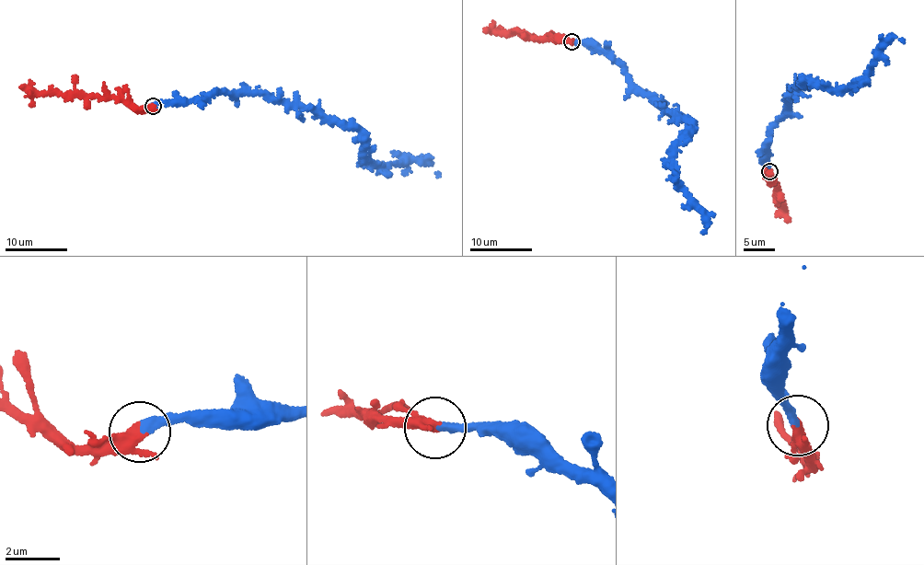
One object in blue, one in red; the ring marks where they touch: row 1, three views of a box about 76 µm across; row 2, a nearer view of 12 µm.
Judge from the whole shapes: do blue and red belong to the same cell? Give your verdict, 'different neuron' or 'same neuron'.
same neuron

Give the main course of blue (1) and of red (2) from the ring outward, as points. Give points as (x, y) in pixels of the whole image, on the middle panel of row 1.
1: (572, 41), (596, 47), (629, 81), (691, 126), (676, 144), (674, 172), (700, 208), (708, 223), (703, 232)
2: (572, 41), (530, 40), (516, 31), (502, 35), (490, 26)

